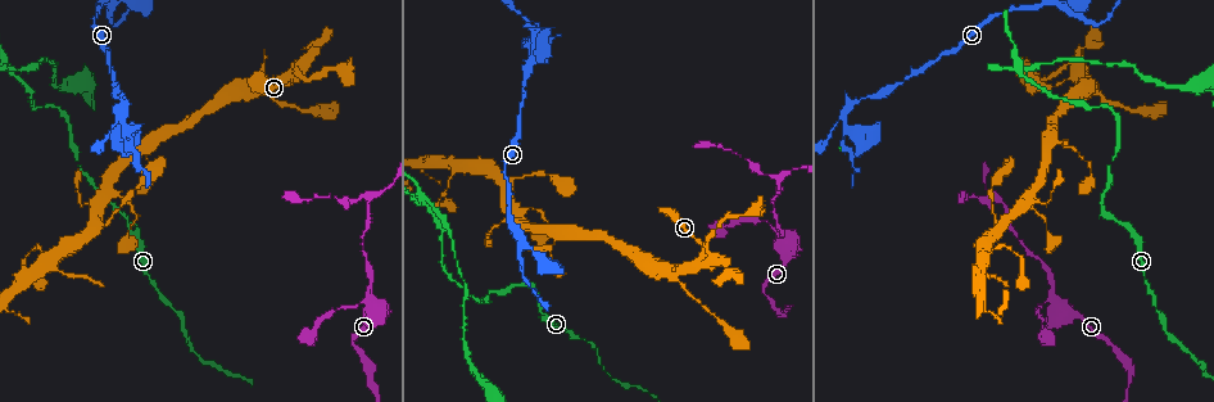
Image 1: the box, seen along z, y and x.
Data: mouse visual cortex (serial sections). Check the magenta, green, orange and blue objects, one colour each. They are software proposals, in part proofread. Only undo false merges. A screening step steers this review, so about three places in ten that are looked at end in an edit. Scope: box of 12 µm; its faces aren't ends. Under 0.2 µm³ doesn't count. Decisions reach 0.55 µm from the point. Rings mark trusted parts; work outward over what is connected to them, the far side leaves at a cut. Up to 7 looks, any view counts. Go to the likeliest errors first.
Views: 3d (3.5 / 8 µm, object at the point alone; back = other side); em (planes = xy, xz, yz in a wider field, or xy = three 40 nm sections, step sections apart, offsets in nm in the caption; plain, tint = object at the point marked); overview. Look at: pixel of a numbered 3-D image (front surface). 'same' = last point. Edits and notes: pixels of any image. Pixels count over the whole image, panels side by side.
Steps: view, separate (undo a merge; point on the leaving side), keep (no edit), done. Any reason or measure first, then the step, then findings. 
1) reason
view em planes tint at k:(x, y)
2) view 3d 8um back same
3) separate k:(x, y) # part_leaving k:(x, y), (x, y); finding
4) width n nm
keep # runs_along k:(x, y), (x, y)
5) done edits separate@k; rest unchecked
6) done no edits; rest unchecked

view 3d 3.5um at 1:(123, 108)

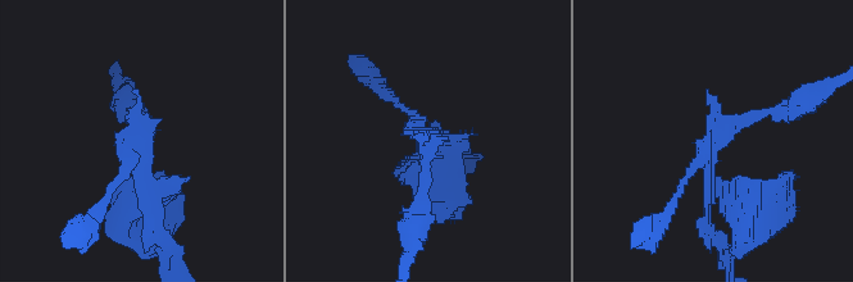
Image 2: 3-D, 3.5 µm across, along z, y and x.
view em xy step 1 tint at 2:(137, 143)

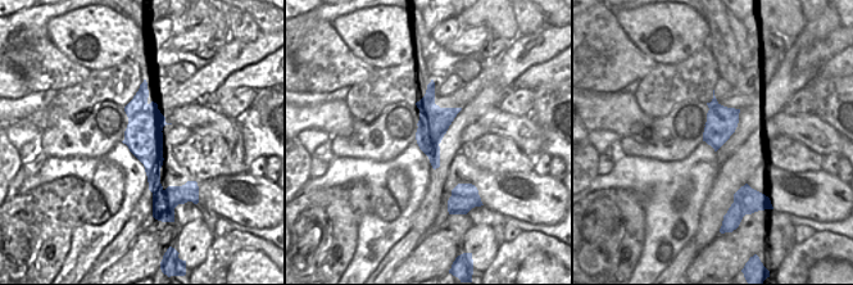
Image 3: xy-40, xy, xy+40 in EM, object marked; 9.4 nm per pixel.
separate 2:(125, 198) # part_leaving 2:(139, 144), (150, 207); a second cell is stuck on

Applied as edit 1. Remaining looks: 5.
view overview

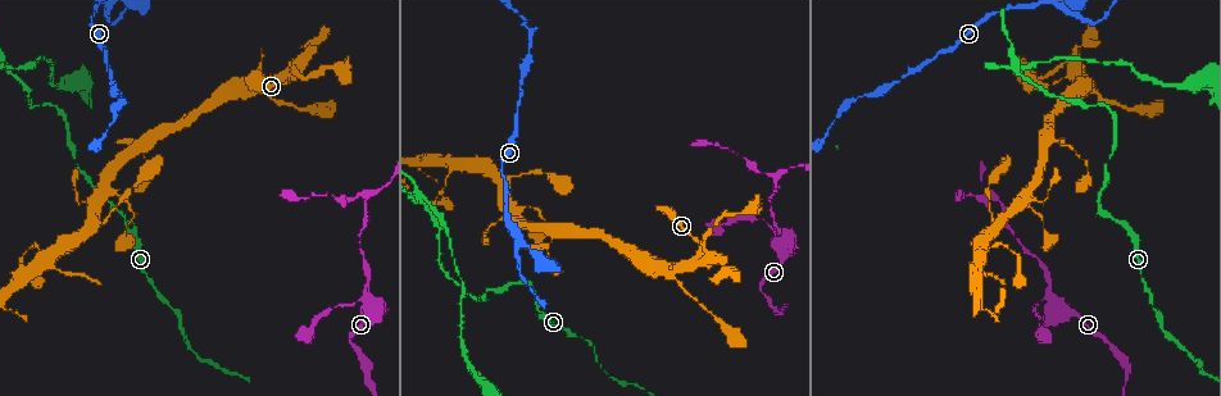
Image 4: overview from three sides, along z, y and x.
a narrow waist
view em xy step 1 tint at 4:(288, 76)

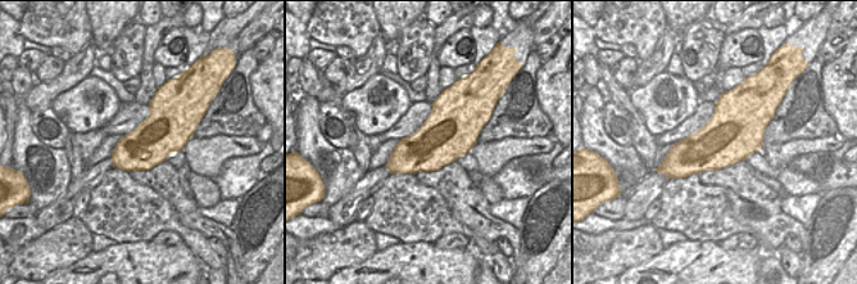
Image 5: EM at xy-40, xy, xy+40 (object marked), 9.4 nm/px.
see where the arms go
view 3d 3.5um same

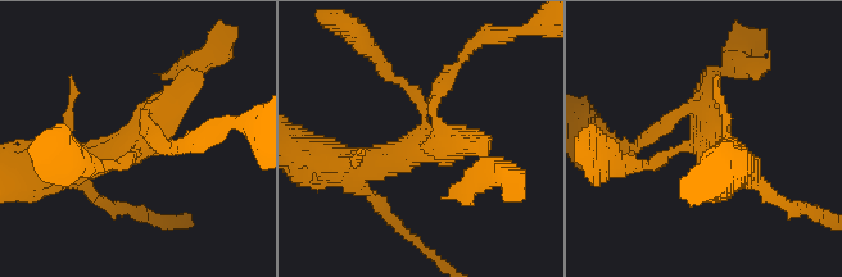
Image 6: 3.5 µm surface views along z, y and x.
keep # runs_along 6:(634, 167), (684, 146), (730, 167); all the same cell

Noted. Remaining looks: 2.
done edits separate@2; rest unchecked

